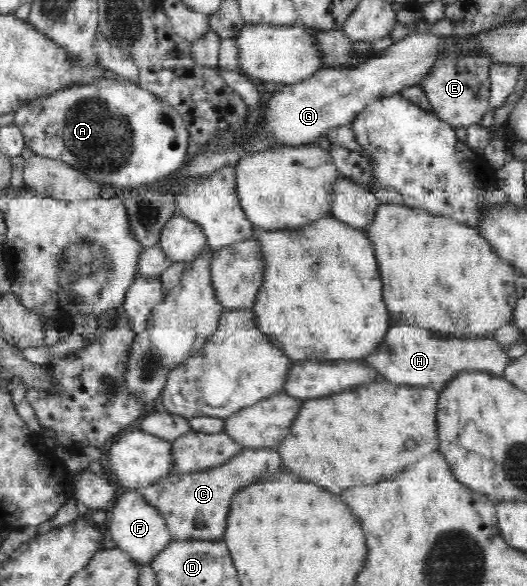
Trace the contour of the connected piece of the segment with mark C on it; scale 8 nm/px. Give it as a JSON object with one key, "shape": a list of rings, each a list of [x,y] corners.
{"shape":[[[261,446],[259,448],[245,448],[241,454],[221,466],[209,468],[209,470],[194,470],[193,472],[171,472],[157,483],[135,488],[134,490],[147,501],[147,504],[154,506],[163,515],[171,540],[223,541],[228,527],[228,518],[232,511],[234,496],[239,491],[265,482],[265,478],[275,480],[275,476],[281,474],[281,472],[283,472],[283,460],[279,456],[278,449]]]}

